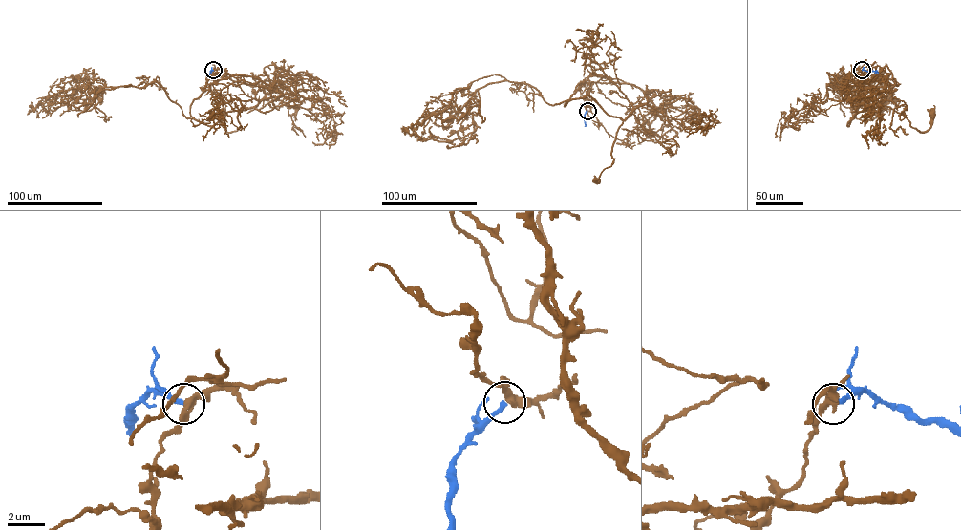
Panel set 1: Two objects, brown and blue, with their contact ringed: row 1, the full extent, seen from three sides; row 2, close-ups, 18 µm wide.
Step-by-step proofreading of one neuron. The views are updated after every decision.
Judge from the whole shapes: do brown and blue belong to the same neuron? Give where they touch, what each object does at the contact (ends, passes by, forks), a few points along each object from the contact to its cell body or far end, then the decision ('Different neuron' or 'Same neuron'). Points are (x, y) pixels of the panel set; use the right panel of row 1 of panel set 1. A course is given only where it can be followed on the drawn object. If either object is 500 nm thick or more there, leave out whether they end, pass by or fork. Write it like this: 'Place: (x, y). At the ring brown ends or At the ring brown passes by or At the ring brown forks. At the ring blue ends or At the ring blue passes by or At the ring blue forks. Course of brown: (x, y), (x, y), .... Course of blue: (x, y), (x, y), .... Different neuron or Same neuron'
Place: (862, 70). At the ring brown passes by. At the ring blue ends. Course of brown: (862, 70), (856, 84), (843, 74), (826, 83), (827, 98), (886, 105), (920, 132), (930, 127), (932, 113). Course of blue: (862, 70), (878, 74). Different neuron

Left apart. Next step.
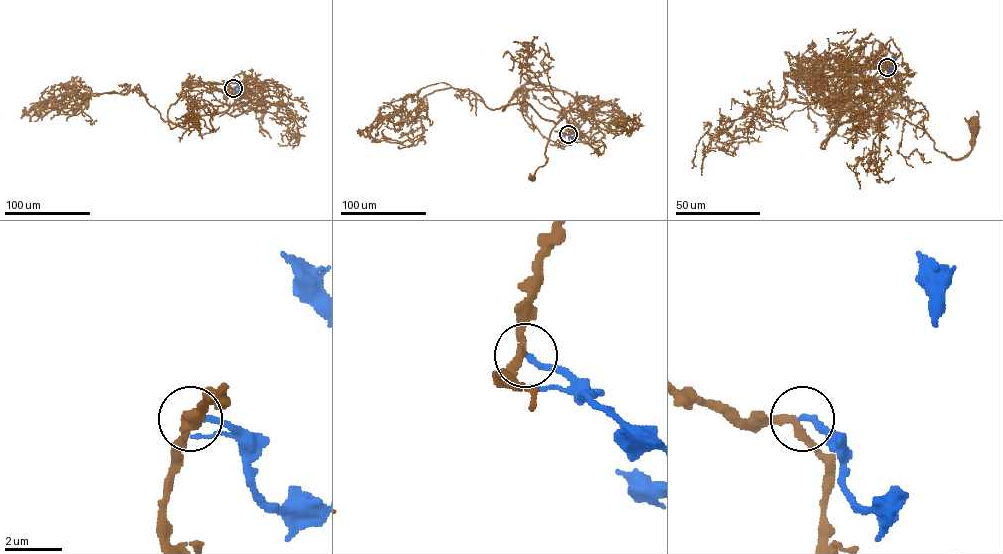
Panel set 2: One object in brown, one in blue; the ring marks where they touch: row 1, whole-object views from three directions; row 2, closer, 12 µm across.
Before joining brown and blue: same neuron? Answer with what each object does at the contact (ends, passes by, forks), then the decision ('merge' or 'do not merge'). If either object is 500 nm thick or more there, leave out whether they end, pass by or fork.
brown passes by | blue ends | do not merge

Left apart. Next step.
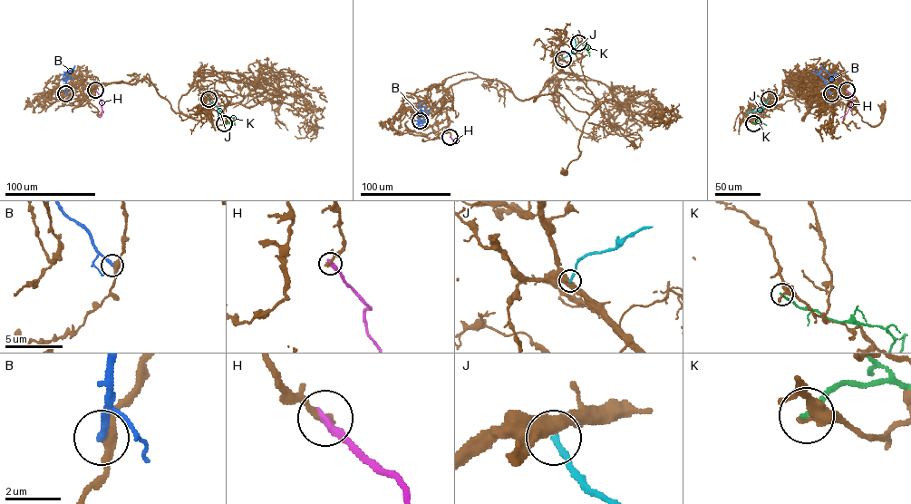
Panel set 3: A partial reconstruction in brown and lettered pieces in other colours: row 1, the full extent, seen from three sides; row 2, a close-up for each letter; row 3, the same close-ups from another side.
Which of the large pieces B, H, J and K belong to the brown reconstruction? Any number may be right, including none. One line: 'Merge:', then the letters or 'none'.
Merge: none

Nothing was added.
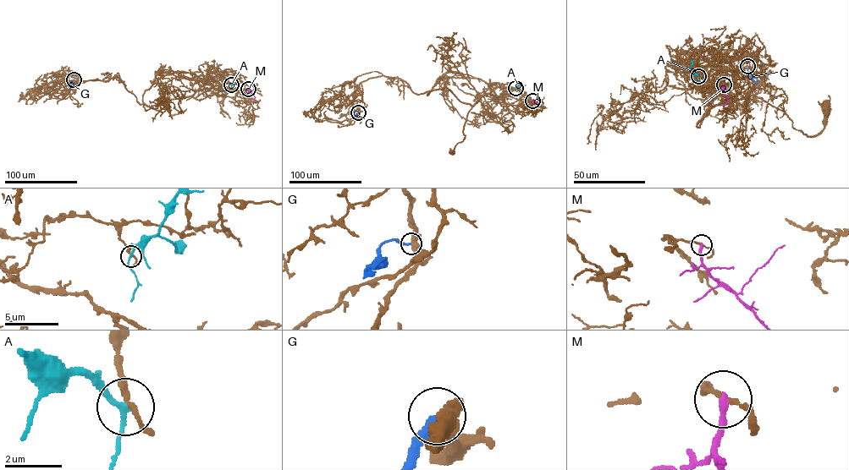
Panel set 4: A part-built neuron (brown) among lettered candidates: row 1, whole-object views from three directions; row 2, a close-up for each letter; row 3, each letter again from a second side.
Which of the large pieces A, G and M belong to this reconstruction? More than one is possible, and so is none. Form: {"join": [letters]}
{"join": []}

